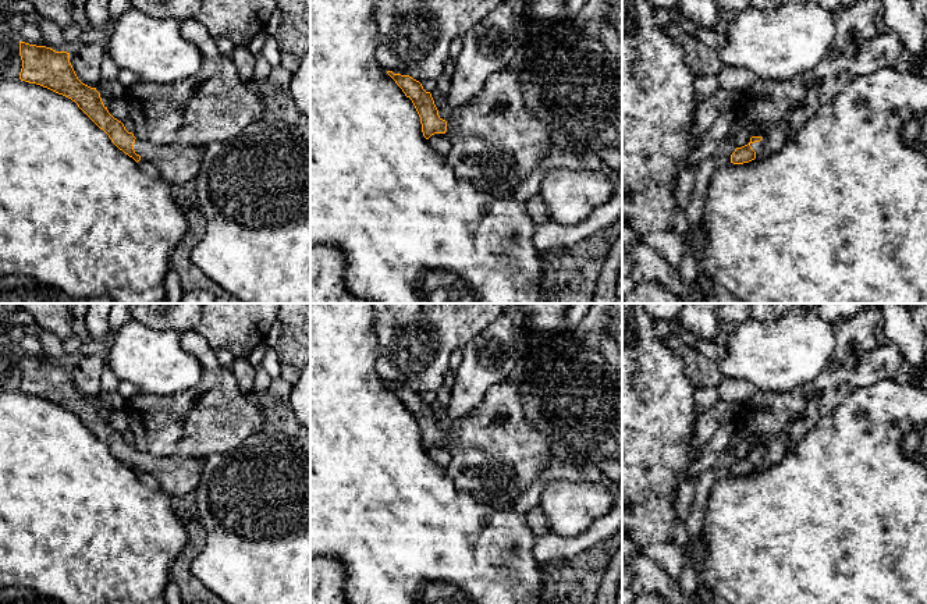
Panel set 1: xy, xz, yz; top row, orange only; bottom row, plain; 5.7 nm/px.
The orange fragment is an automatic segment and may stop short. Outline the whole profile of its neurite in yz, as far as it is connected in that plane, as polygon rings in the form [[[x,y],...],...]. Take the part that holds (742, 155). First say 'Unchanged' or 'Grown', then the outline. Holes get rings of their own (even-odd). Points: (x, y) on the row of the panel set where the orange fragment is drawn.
Grown. [[[752,136],[750,142],[742,148],[736,148],[731,154],[731,163],[743,164],[756,159],[756,154],[763,149],[764,138]]]

